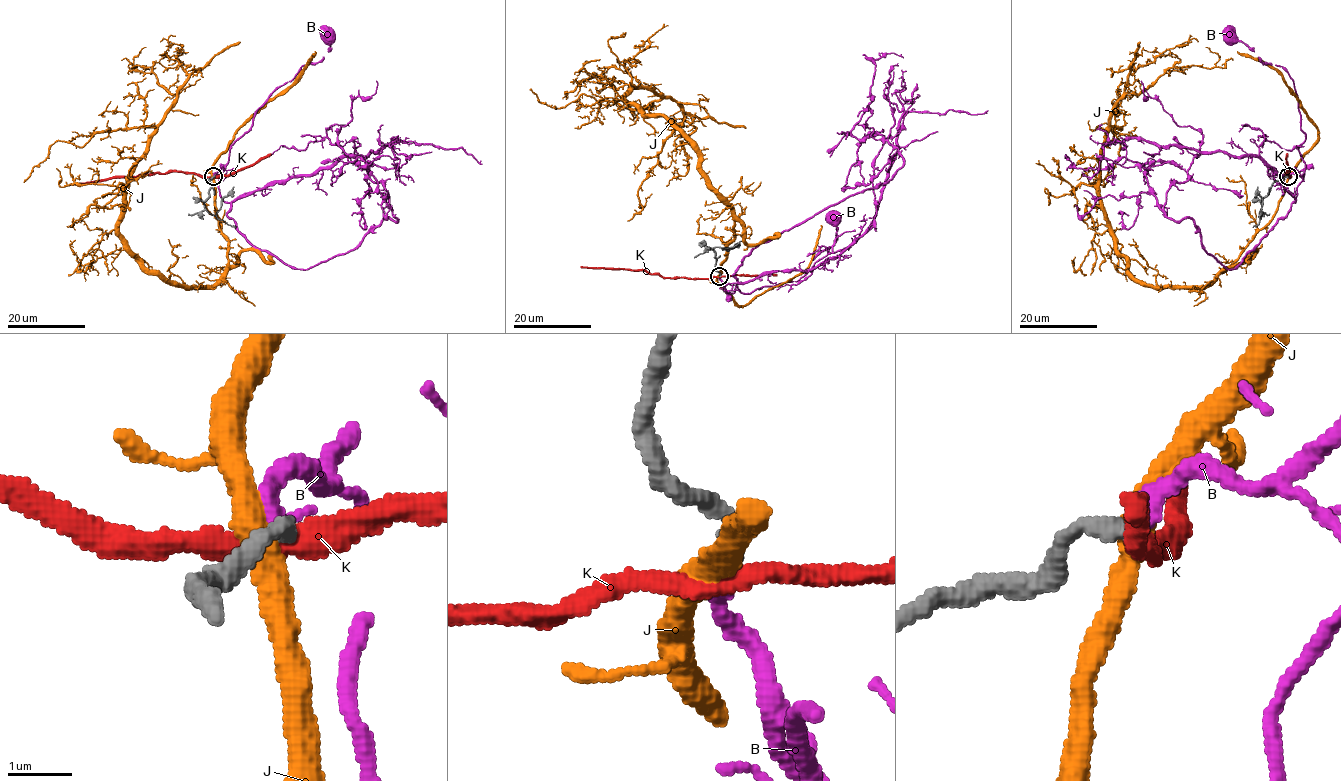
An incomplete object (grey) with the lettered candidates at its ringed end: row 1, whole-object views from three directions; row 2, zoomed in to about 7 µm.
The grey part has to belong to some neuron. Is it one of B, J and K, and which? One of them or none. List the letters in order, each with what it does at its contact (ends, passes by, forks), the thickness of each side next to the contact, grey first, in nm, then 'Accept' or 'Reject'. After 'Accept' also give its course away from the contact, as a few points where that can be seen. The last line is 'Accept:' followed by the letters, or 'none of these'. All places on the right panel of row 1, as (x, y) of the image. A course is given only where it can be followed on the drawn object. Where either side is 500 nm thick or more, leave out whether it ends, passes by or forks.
B: It ends there. Thickness 280 nm (grey) against 280 nm. Accept. Its course: (1288, 176), (1307, 167), (1298, 147), (1305, 134), (1293, 80), (1281, 66), (1263, 63), (1228, 36)
J: It passes by. Thickness 280 nm (grey) against 400 nm. Reject
K: It passes by. Thickness 280 nm (grey) against 340 nm. Reject
Accept: B

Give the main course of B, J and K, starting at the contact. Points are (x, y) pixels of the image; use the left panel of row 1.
B: (213, 176), (228, 162), (230, 147), (249, 129), (254, 112), (301, 66), (317, 63), (327, 51), (326, 36)
J: (213, 176), (228, 269), (174, 286), (119, 231), (131, 166), (177, 93), (132, 68), (146, 47)
K: (214, 176), (181, 172), (156, 173), (74, 184)

